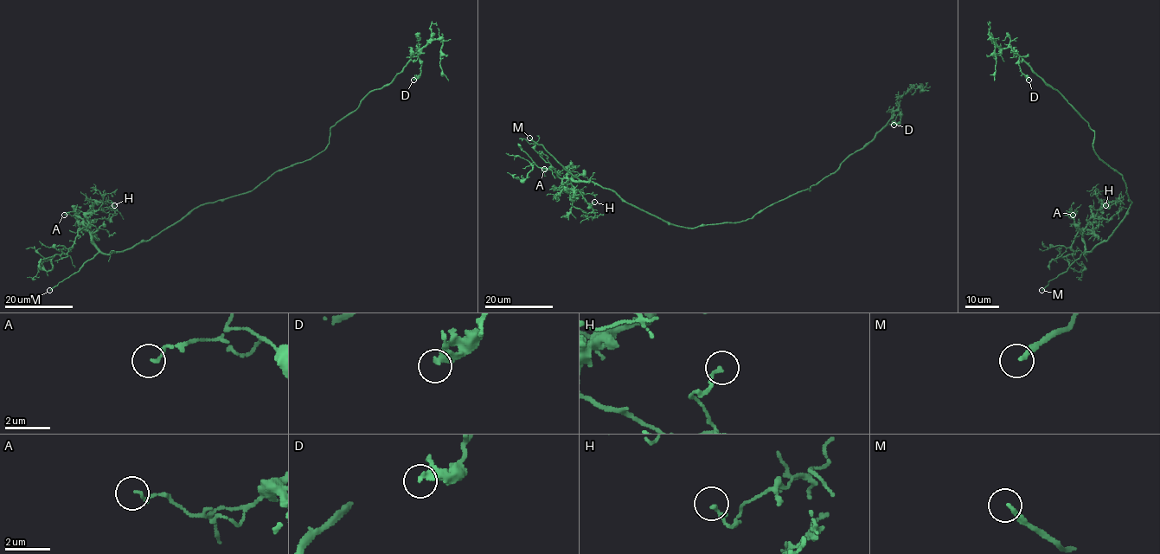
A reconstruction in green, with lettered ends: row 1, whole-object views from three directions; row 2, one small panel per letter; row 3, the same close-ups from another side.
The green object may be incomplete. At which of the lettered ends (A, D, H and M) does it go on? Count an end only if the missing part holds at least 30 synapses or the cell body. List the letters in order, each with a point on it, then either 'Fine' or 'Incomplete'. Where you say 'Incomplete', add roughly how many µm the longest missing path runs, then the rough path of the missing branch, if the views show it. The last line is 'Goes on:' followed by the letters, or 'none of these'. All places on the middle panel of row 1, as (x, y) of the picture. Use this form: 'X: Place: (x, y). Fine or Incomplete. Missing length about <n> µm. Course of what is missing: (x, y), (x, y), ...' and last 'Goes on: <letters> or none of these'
A: Place: (544, 169). Fine
D: Place: (894, 125). Fine
H: Place: (594, 202). Fine
M: Place: (529, 138). Incomplete. Missing length about 25 µm. Course of what is missing: (529, 138), (511, 116), (508, 103), (491, 103), (484, 112)
Goes on: M

